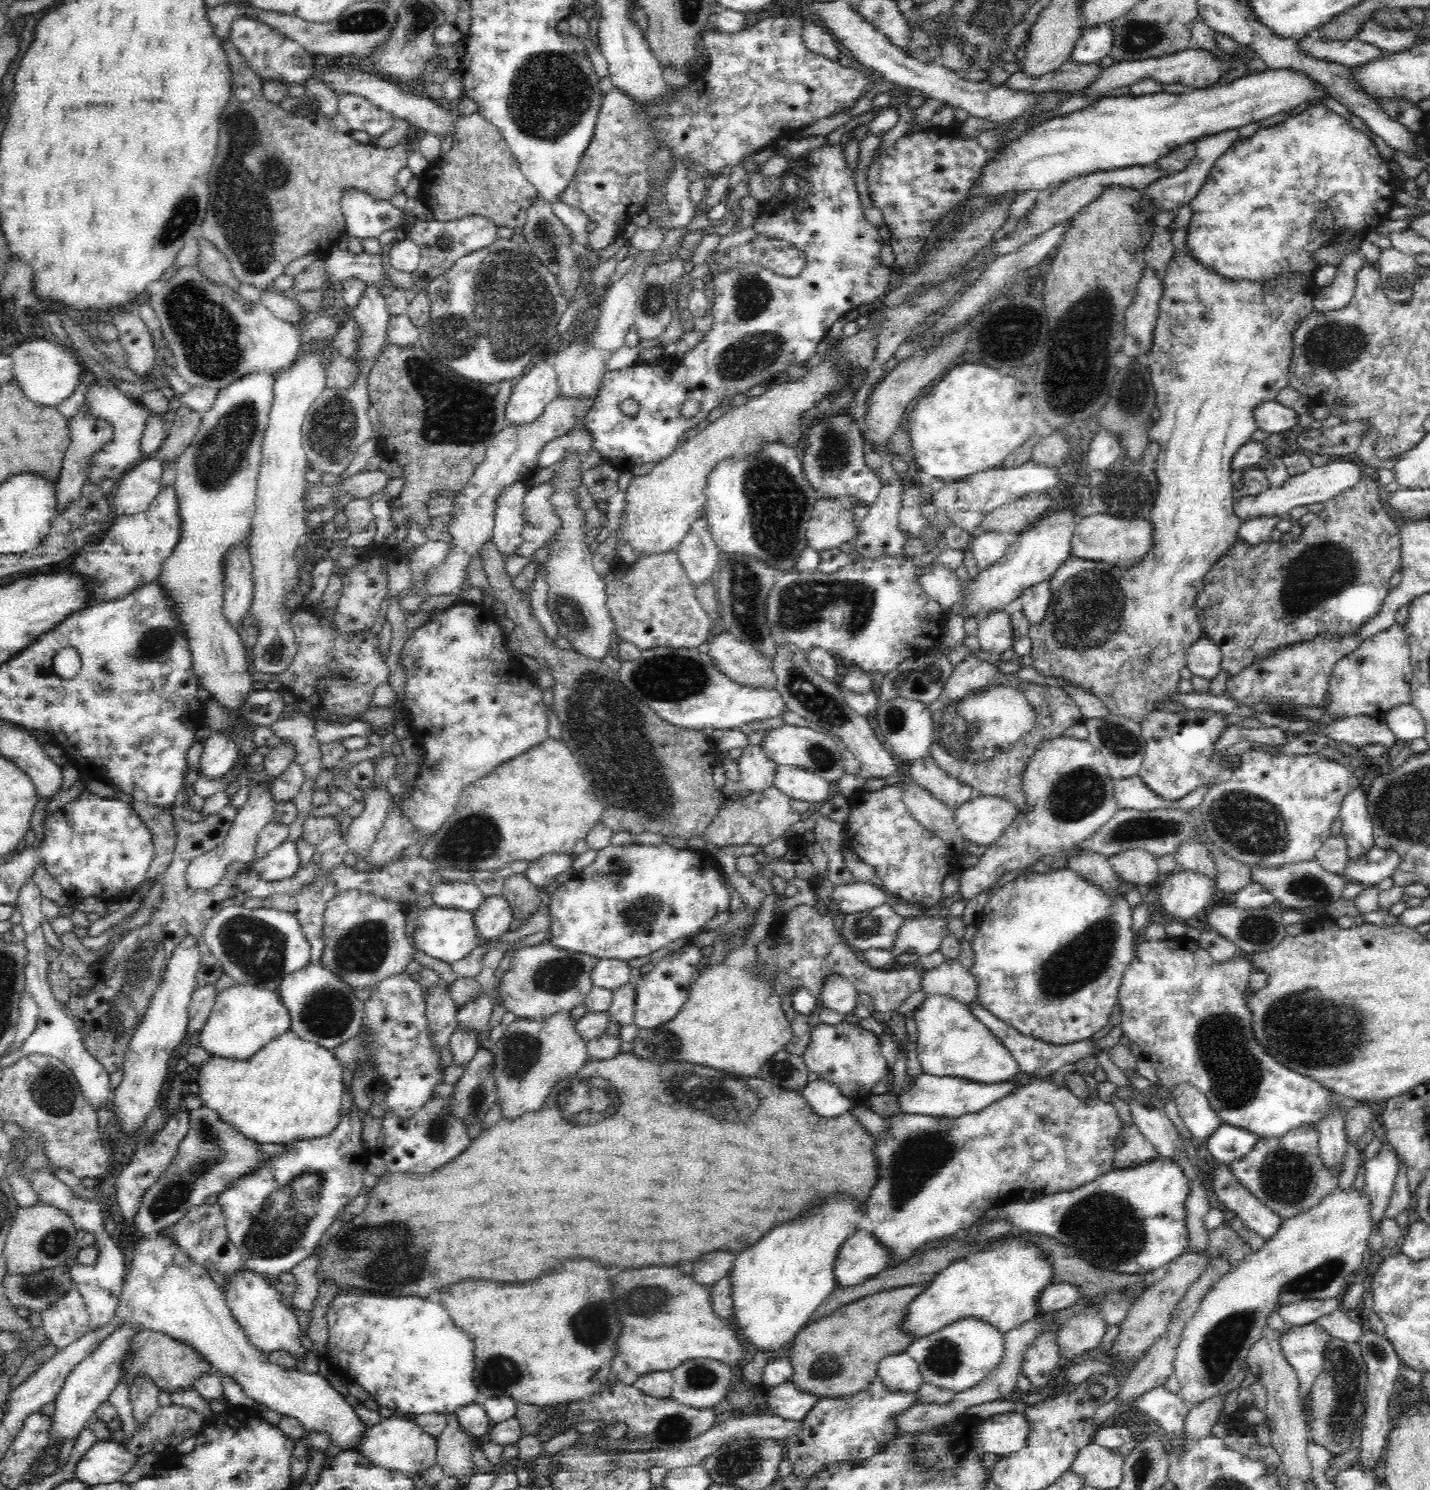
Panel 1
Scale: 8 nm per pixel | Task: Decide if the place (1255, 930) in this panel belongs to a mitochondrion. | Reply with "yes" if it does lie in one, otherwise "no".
yes

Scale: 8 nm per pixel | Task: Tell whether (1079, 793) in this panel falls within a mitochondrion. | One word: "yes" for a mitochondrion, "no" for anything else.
yes

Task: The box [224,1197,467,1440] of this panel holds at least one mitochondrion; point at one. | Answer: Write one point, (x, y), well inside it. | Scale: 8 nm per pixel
(399, 1258)

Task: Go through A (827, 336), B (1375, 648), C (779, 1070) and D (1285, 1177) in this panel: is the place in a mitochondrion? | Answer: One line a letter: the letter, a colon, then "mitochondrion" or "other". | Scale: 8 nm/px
A: other
B: other
C: mitochondrion
D: mitochondrion

